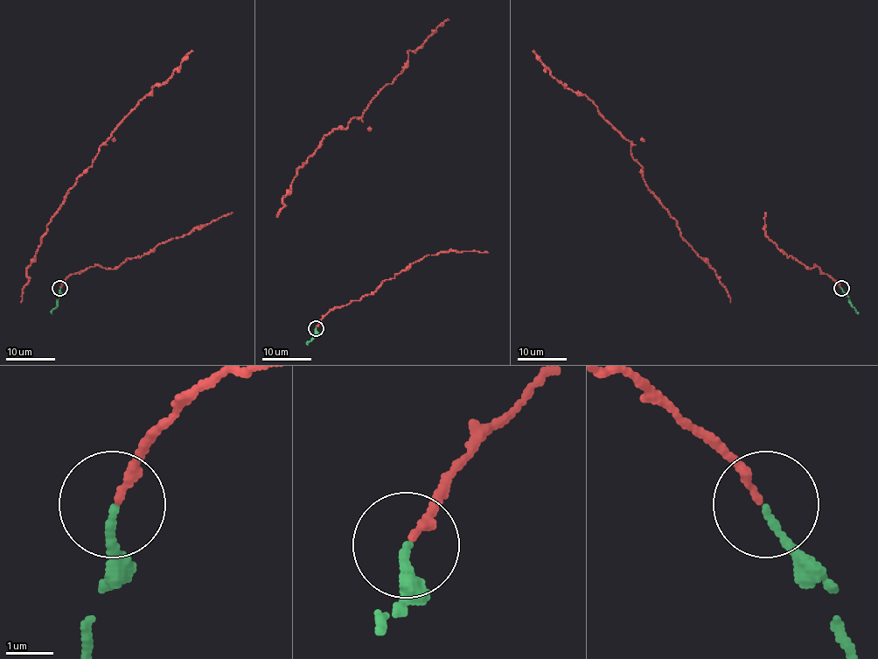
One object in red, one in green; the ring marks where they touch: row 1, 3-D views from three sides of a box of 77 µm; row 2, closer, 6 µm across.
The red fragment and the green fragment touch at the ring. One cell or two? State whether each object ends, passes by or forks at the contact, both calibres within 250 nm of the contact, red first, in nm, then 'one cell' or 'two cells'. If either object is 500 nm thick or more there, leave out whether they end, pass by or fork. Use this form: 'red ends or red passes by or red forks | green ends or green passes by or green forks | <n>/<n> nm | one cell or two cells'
red ends | green ends | 160/150 nm | one cell

